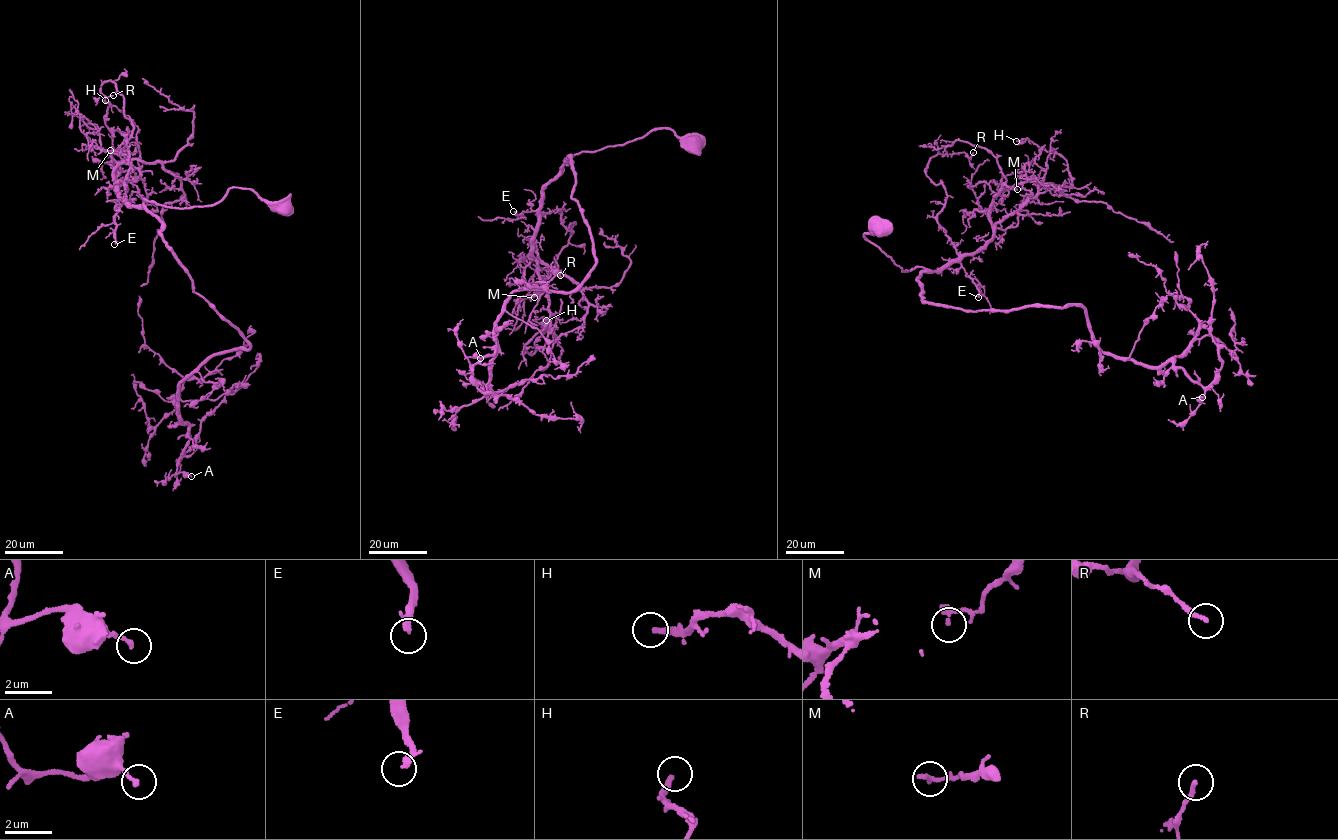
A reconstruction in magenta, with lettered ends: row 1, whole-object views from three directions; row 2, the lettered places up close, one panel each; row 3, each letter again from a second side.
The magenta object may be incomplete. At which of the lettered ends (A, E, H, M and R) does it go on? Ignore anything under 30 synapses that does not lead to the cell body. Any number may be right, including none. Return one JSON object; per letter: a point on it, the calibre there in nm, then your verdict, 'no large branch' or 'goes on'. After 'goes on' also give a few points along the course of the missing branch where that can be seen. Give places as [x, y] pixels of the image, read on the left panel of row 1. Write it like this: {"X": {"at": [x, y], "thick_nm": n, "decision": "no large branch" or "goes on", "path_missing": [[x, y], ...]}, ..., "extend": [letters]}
{"A": {"at": [191, 476], "thick_nm": 200, "decision": "no large branch"}, "E": {"at": [114, 244], "thick_nm": 280, "decision": "goes on", "path_missing": [[114, 244], [109, 250], [118, 260], [110, 266], [121, 298], [145, 327], [160, 362], [169, 368], [172, 364]]}, "H": {"at": [105, 100], "thick_nm": 280, "decision": "no large branch"}, "M": {"at": [110, 150], "thick_nm": 200, "decision": "no large branch"}, "R": {"at": [113, 95], "thick_nm": 160, "decision": "no large branch"}, "extend": ["E"]}

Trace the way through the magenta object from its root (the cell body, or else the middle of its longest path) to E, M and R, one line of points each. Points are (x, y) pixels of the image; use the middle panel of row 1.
E: (691, 143), (661, 129), (621, 145), (574, 154), (545, 184), (538, 208), (513, 211)
M: (691, 143), (661, 129), (565, 159), (563, 172), (542, 190), (530, 252), (551, 271), (534, 297)
R: (691, 143), (661, 129), (565, 159), (539, 212), (560, 209), (573, 232), (576, 223), (551, 270), (560, 275)

